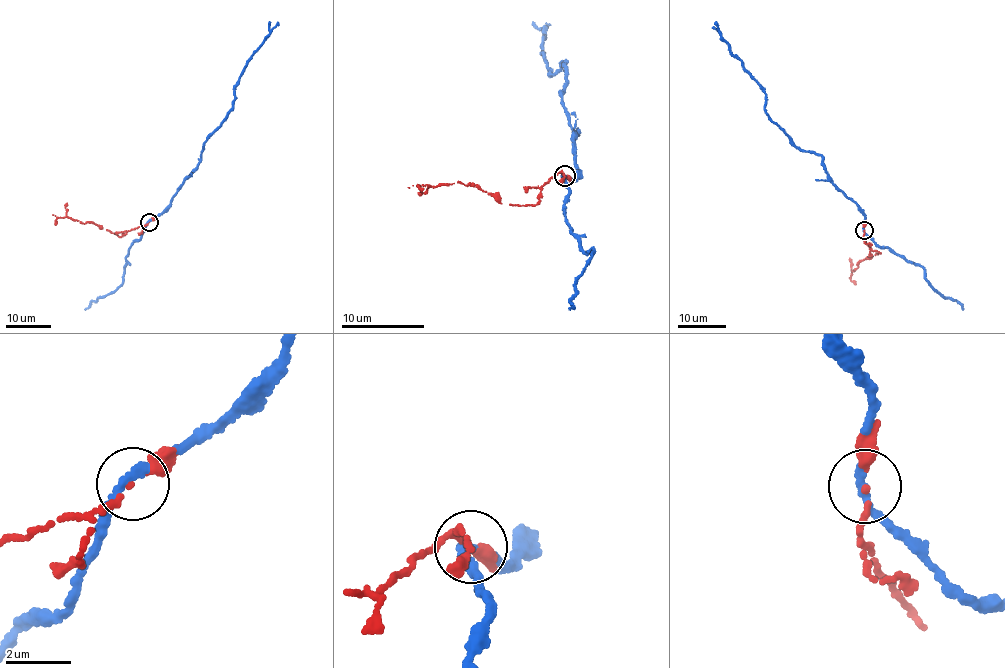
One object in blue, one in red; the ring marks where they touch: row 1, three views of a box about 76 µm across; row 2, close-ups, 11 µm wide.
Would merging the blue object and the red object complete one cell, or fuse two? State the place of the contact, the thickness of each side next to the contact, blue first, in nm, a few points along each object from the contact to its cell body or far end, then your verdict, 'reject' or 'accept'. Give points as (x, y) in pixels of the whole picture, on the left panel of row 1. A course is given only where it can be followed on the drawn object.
at (149, 222); 320 nm thick on the blue side, 190 nm on the other; blue runs (148, 221), (170, 205), (196, 169), (207, 139), (233, 103), (236, 83), (246, 61), (278, 22); red runs (149, 221), (119, 236), (92, 223), (52, 215); reject

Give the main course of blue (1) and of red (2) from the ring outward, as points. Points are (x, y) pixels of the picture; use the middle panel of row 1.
1: (563, 176), (580, 170), (580, 133), (562, 93), (567, 68), (553, 75), (540, 53), (547, 25)
2: (564, 176), (559, 172), (551, 178), (536, 204), (499, 203), (478, 187), (457, 182), (408, 186)

